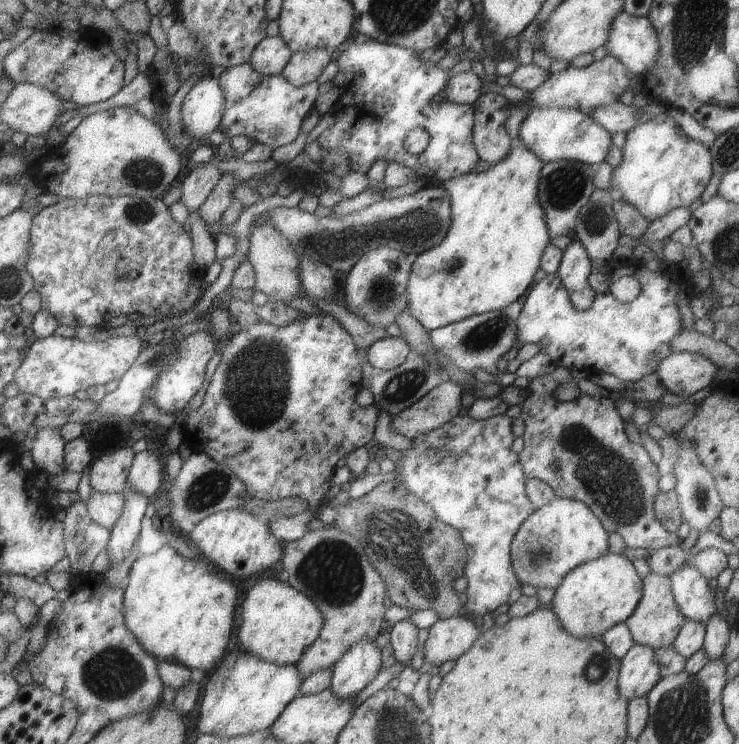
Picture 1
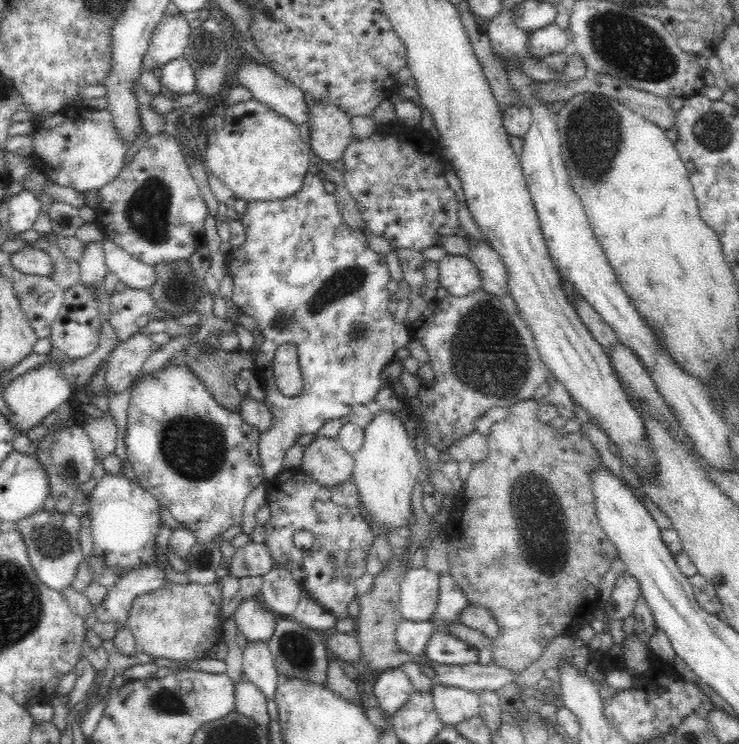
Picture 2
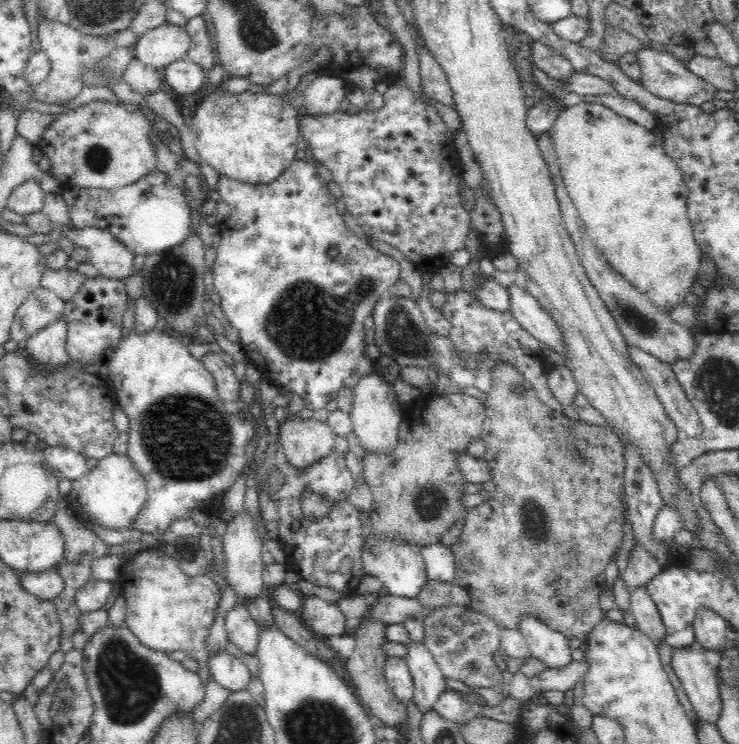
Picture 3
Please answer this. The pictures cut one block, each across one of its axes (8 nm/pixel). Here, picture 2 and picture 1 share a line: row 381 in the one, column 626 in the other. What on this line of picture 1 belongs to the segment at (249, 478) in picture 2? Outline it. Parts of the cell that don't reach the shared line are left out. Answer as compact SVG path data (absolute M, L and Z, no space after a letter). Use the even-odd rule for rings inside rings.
M653 108L656 116L626 133L623 156L612 172L612 190L622 192L620 200L638 208L650 222L675 208L688 208L701 198L713 175L710 149L688 138L667 109Z

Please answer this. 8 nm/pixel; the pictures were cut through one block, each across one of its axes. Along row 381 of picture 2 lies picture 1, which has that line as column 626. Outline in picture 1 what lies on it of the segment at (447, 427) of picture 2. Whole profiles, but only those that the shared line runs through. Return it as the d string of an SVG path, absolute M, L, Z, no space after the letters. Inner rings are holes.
M554 372L536 380L531 379L529 383L528 390L532 394L526 402L522 402L521 417L526 428L524 448L519 454L525 477L547 482L554 489L556 497L584 502L608 532L618 532L624 538L627 549L655 550L680 546L682 541L678 535L666 530L654 514L654 498L661 491L658 486L661 477L658 465L652 462L643 445L630 441L626 434L626 423L616 412L612 400L582 394L576 400L560 402L550 394L554 390Z

